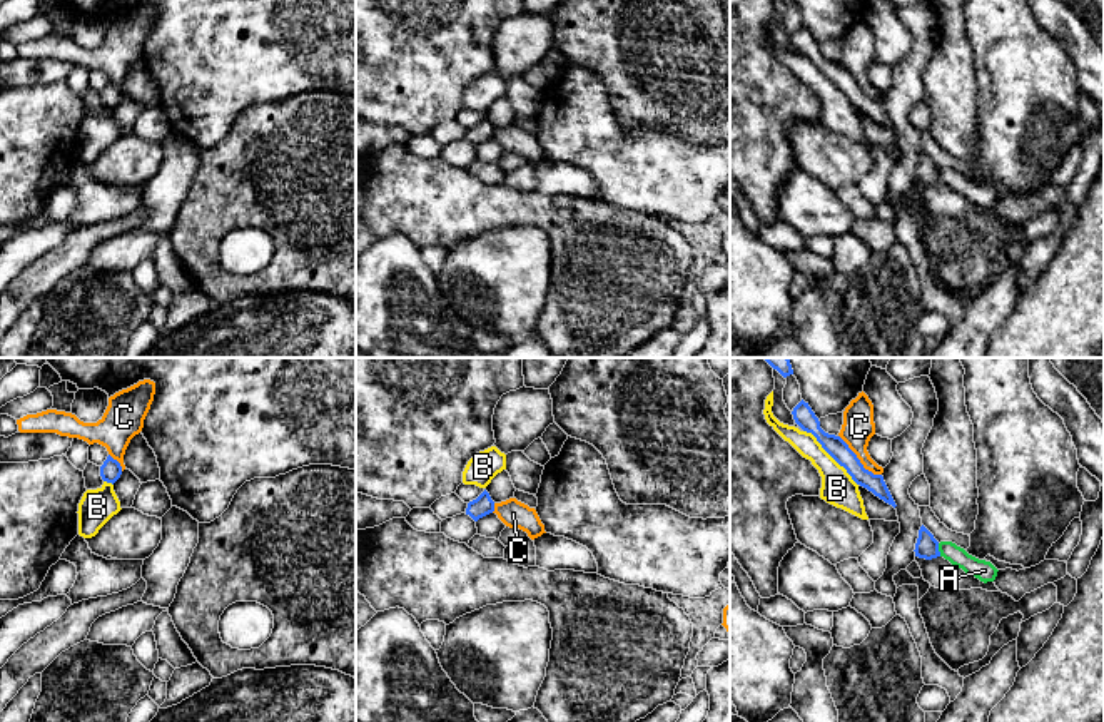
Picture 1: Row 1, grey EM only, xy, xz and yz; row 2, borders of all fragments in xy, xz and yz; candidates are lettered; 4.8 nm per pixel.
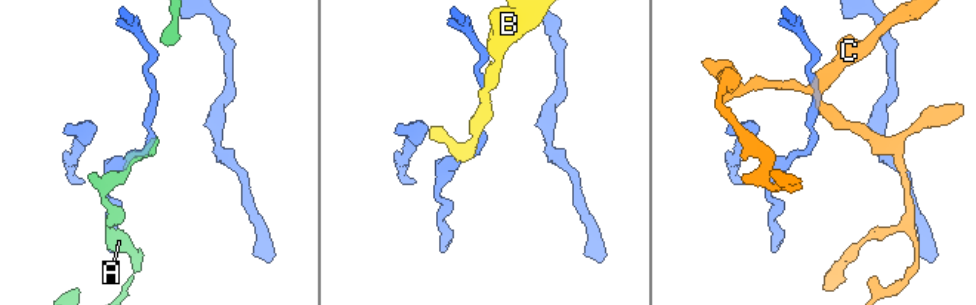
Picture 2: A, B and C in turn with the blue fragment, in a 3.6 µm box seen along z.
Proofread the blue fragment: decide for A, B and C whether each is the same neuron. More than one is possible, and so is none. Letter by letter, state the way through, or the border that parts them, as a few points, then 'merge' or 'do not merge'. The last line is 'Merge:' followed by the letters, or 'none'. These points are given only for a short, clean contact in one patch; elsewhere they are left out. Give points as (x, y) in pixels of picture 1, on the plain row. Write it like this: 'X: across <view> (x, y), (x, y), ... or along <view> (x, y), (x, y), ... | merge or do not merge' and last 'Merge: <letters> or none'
A: do not merge
B: merge
C: along yz (839, 61), (865, 94), (881, 101) | do not merge
Merge: B

